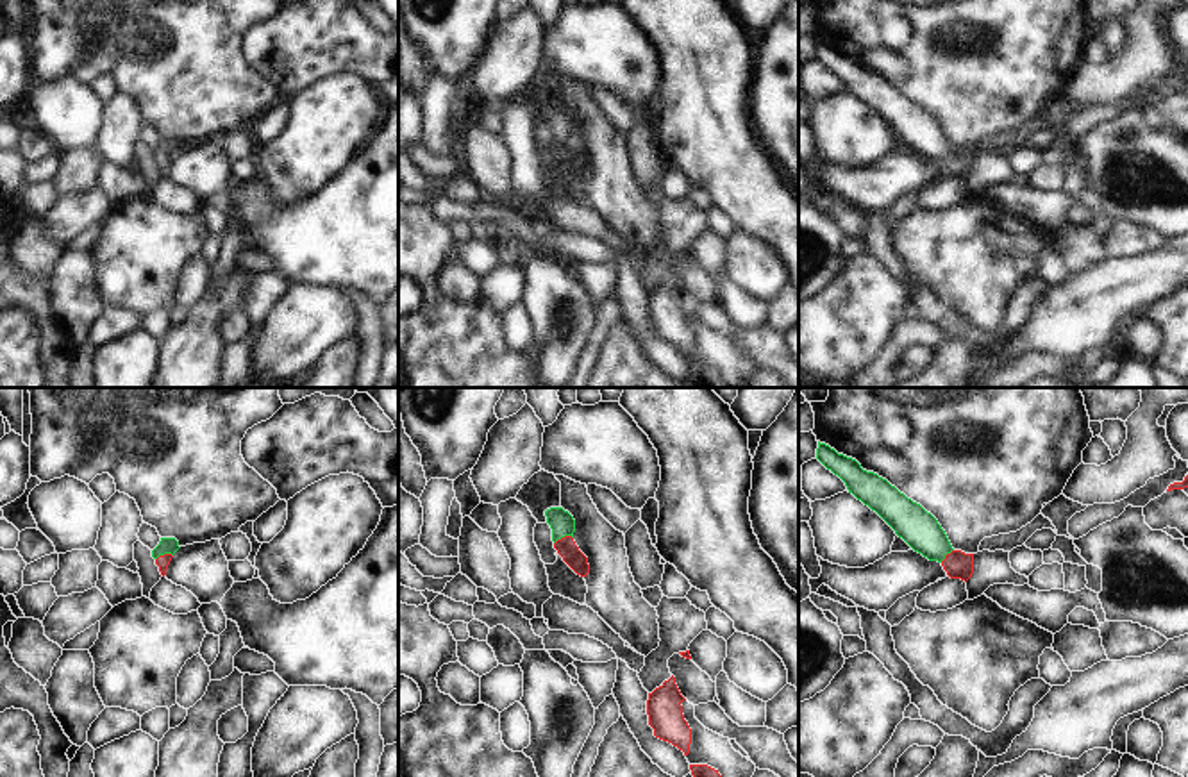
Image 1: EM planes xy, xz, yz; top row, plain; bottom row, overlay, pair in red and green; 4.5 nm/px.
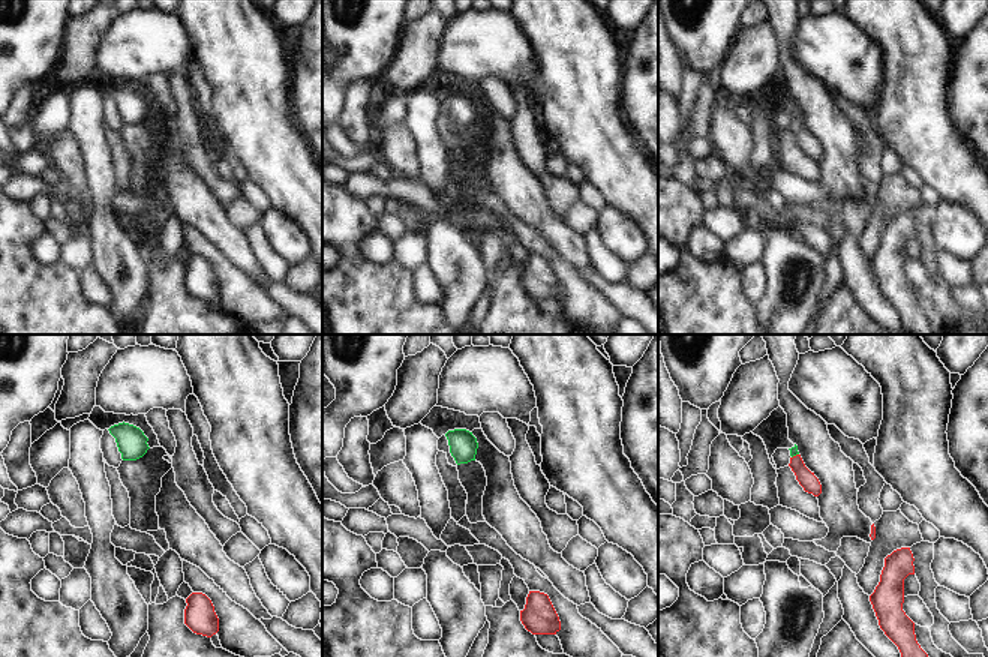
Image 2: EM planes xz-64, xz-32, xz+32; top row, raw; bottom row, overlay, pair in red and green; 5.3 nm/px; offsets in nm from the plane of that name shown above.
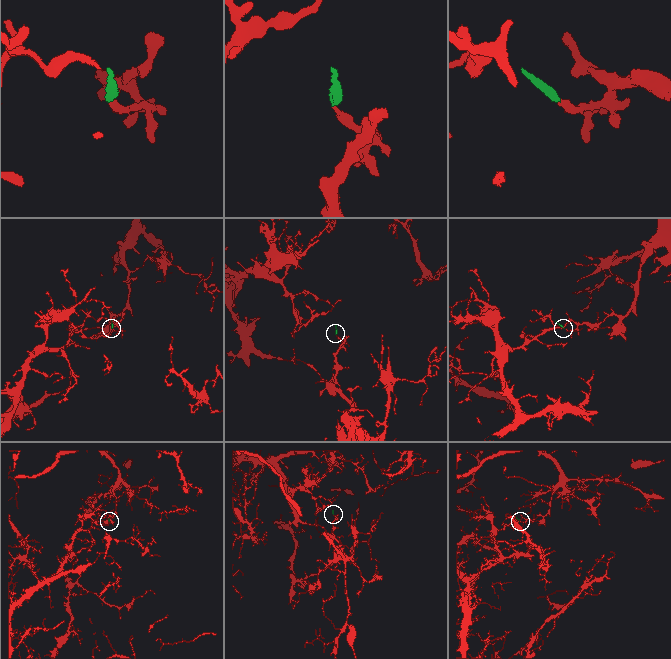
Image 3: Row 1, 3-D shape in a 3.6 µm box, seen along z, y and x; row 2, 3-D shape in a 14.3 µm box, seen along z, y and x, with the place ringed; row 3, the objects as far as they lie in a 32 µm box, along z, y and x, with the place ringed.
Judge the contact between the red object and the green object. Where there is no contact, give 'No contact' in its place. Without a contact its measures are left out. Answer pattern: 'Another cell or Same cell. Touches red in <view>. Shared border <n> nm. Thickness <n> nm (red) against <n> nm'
Same cell. Touches red in xz. Shared border 90 nm. Thickness 90 nm (red) against 110 nm.

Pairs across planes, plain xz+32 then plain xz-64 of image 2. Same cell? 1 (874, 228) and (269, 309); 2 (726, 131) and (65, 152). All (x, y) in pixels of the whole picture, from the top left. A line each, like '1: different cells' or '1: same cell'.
1: different cells
2: same cell

